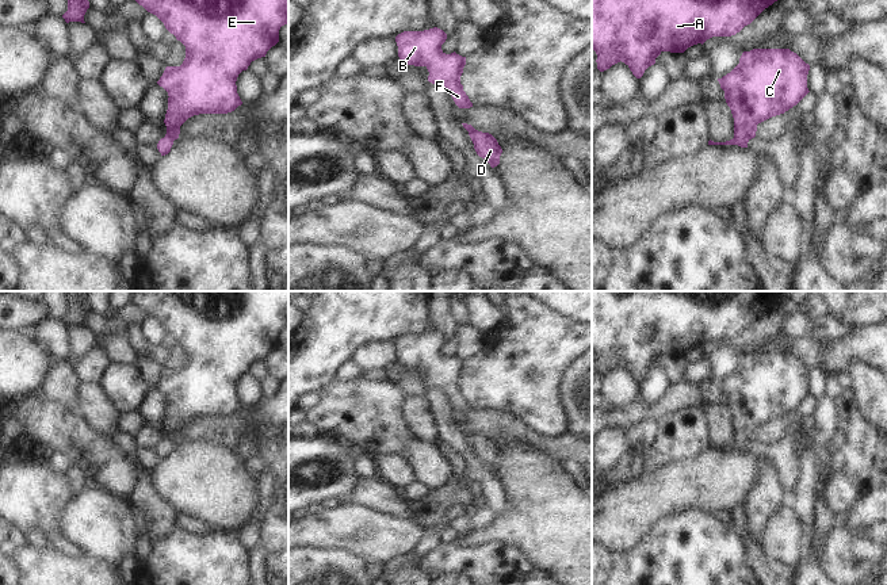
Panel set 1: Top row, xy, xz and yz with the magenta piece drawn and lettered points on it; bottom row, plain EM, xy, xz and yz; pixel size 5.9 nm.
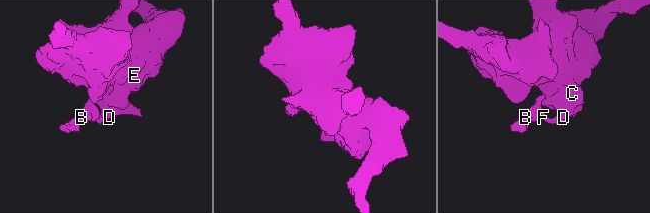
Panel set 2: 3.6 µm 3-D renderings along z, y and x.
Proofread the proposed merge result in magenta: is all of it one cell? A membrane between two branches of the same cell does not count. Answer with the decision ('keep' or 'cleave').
cleave

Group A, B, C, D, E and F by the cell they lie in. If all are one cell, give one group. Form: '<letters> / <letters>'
A C D E / B F

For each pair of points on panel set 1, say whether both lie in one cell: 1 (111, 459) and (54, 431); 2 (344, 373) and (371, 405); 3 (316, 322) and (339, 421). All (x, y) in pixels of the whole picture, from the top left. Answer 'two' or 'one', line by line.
1: one
2: two
3: two

